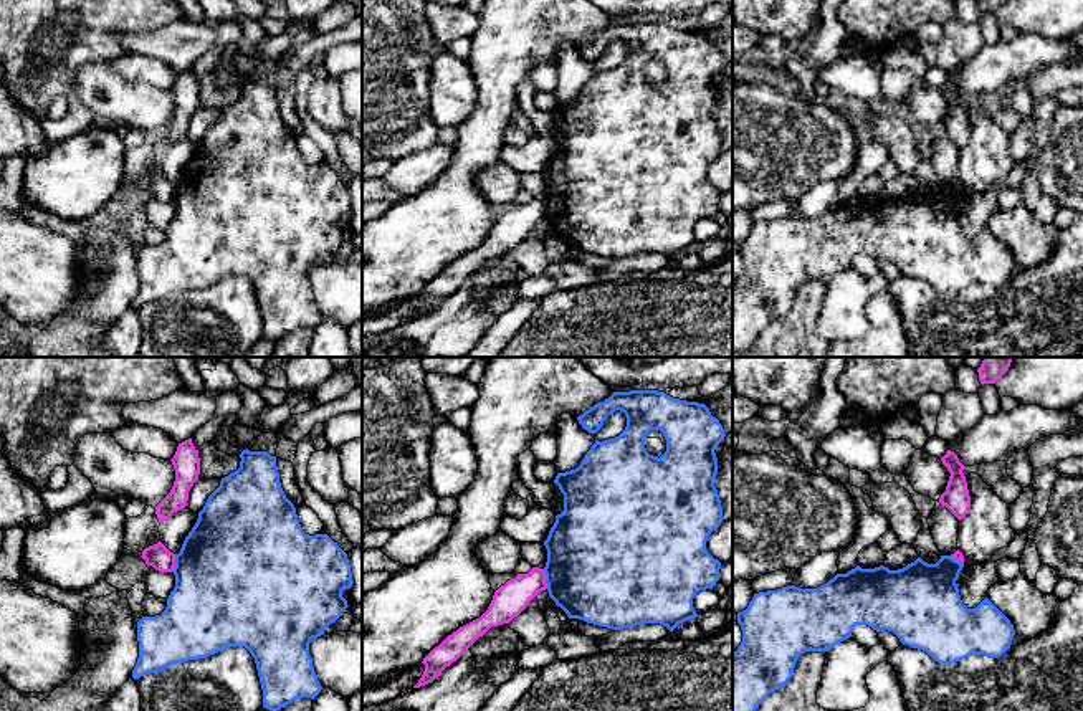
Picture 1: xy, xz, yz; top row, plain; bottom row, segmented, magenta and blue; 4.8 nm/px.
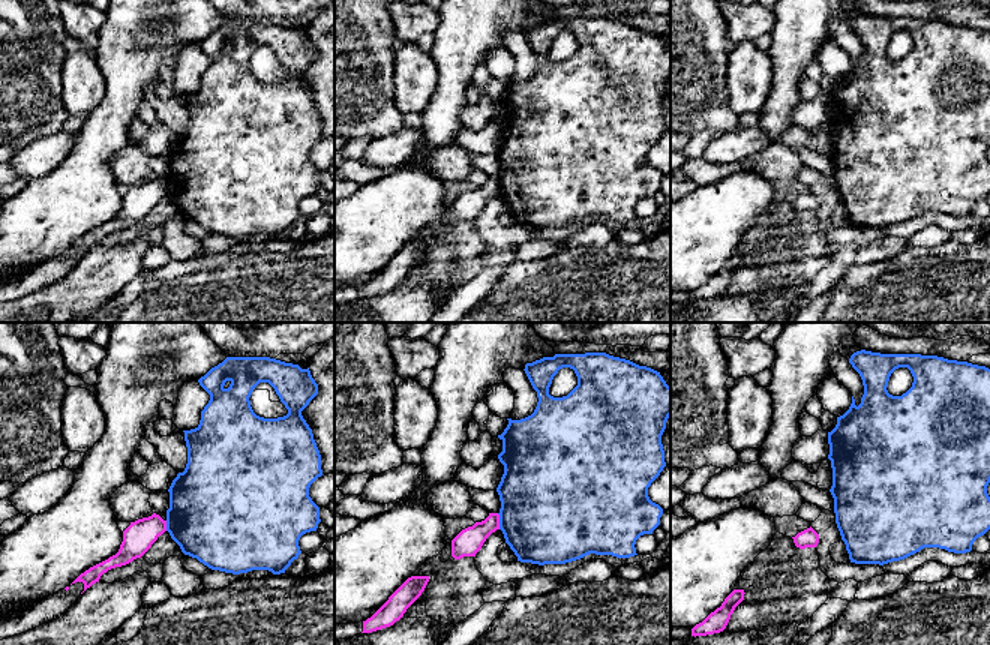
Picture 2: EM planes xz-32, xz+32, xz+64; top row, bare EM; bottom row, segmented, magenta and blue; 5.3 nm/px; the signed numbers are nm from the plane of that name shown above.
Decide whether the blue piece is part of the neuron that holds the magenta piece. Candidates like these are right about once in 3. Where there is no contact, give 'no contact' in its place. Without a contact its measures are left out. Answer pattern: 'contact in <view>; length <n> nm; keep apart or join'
contact in xz; length 100 nm; keep apart

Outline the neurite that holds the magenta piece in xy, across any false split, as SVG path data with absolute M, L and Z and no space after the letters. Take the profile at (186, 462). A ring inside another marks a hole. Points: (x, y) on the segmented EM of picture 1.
M192 438L179 443L170 461L175 470L175 481L170 493L155 506L159 523L187 506L188 491L200 475L198 450L193 446Z

